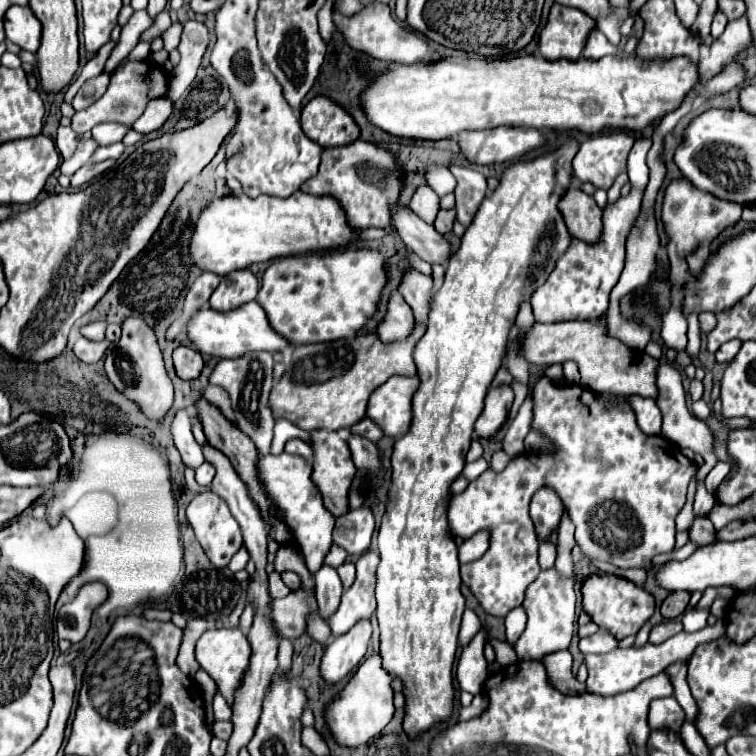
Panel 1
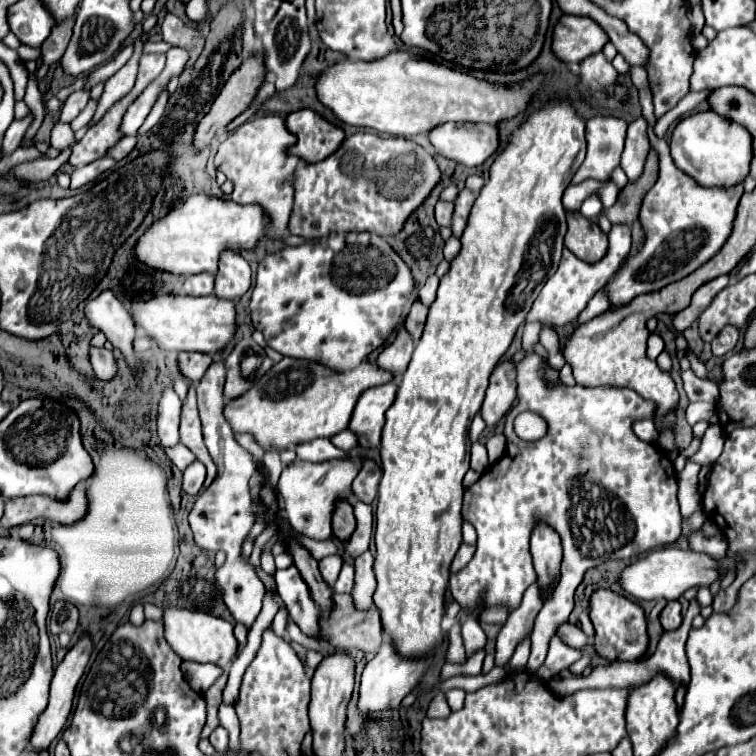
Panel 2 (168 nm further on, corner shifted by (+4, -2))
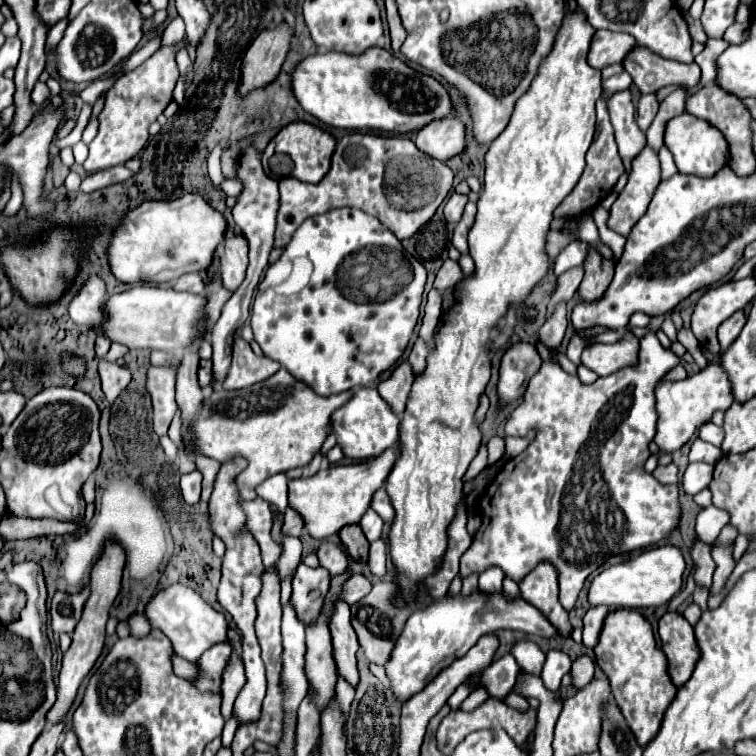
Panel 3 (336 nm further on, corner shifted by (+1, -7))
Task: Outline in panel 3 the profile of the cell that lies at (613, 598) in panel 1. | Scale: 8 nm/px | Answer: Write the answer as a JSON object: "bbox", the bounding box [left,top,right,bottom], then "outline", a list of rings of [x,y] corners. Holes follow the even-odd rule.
{"bbox":[594,610,678,748],"outline":[[[612,610],[604,620],[604,632],[600,632],[594,654],[596,664],[610,678],[612,694],[620,712],[638,744],[644,748],[660,732],[664,714],[678,692],[668,674],[668,660],[656,646],[650,622],[636,610]]]}

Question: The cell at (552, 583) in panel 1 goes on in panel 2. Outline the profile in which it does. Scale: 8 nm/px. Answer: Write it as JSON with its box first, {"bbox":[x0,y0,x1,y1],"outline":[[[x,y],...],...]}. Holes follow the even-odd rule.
{"bbox":[539,635,581,683],"outline":[[[553,635],[551,643],[549,643],[549,653],[547,659],[543,663],[543,667],[539,669],[539,675],[545,679],[545,683],[559,675],[563,669],[567,669],[571,663],[575,663],[581,657],[581,651],[565,645],[557,635]]]}

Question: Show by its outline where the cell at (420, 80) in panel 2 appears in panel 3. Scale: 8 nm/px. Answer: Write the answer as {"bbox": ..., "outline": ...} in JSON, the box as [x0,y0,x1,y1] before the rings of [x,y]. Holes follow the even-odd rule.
{"bbox":[292,48,454,136],"outline":[[[370,48],[364,56],[344,56],[340,52],[314,54],[294,68],[292,88],[306,112],[328,126],[346,130],[374,130],[400,136],[418,132],[426,124],[454,112],[446,86],[410,68],[384,48]]]}

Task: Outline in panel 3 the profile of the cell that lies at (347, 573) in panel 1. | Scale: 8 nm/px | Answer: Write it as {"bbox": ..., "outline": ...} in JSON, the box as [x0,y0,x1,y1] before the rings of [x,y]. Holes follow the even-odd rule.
{"bbox":[342,574,372,604],"outline":[[[352,574],[342,586],[342,600],[348,604],[354,604],[362,596],[366,596],[370,592],[370,588],[372,588],[372,584],[368,578],[364,578],[362,574]]]}

